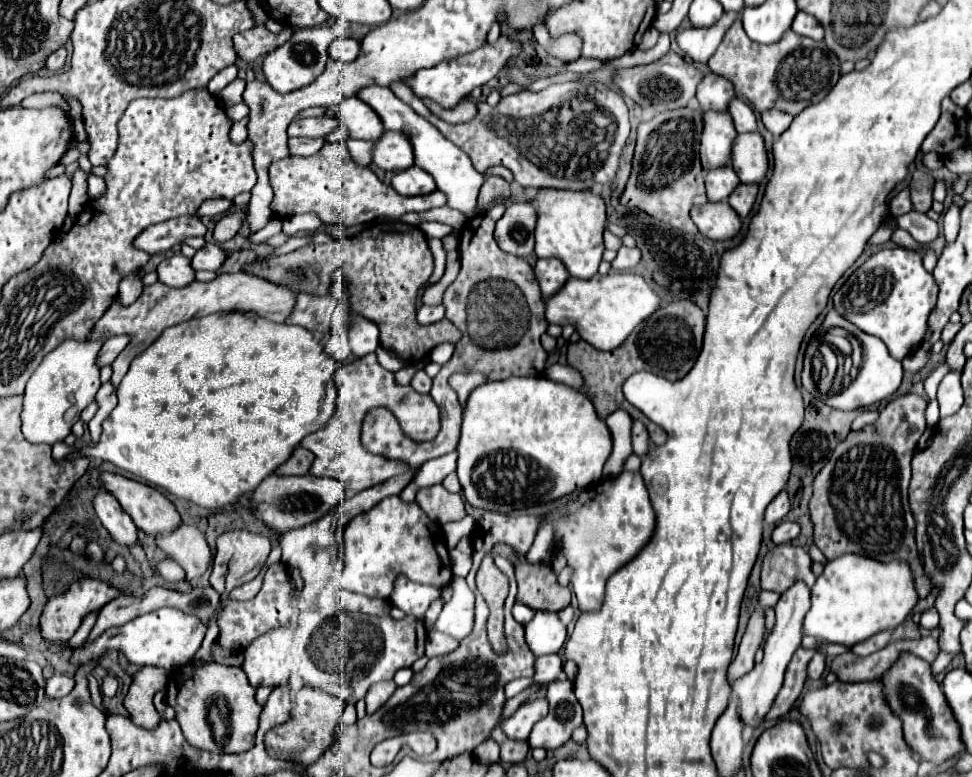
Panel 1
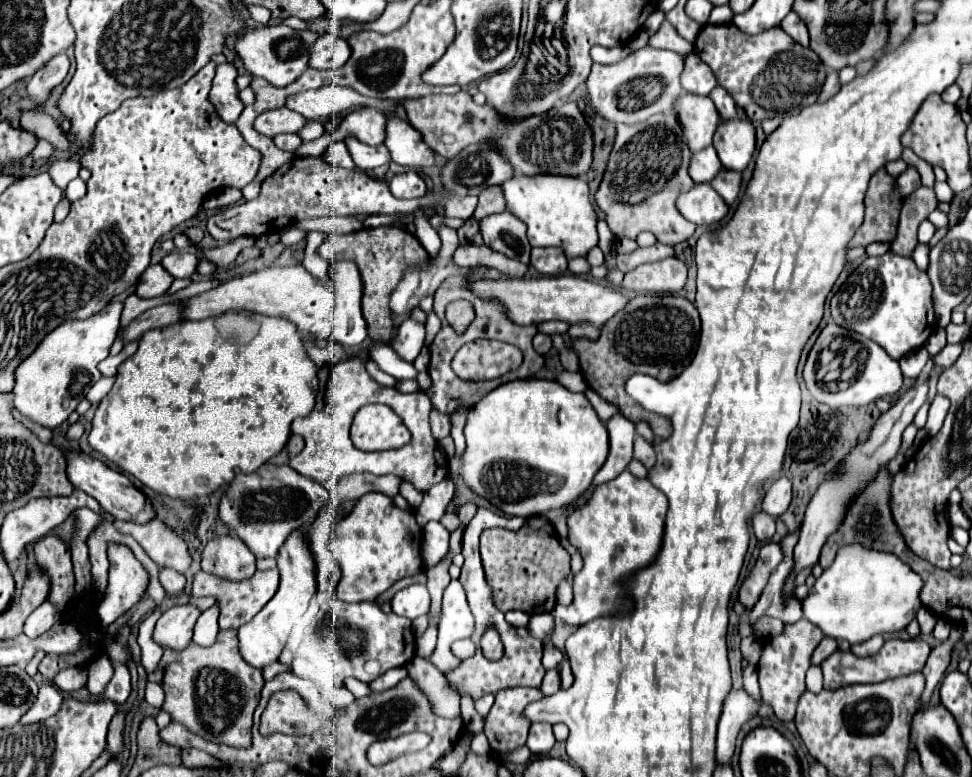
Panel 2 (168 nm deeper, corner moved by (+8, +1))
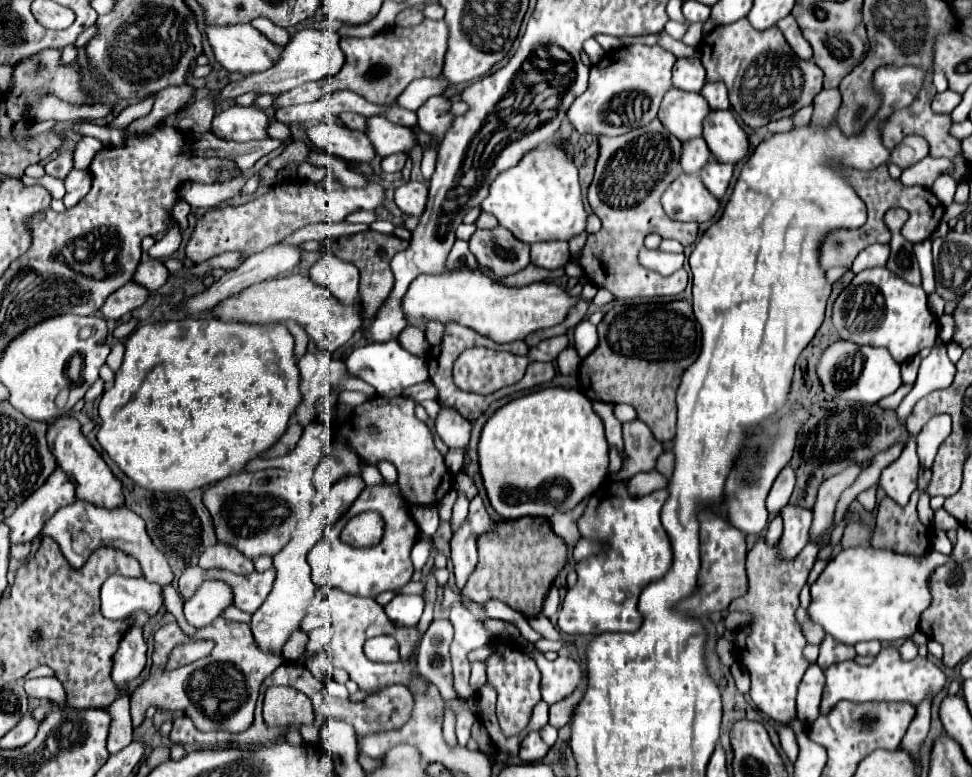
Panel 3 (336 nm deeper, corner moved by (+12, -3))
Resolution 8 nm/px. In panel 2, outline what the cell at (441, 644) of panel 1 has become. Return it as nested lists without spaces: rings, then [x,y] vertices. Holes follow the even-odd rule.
[[[458,640],[452,644],[452,652],[454,652],[454,656],[466,660],[476,652],[476,644],[472,640]]]

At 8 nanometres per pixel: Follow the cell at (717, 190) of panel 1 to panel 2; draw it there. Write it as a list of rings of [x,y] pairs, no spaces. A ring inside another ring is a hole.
[[[708,146],[708,148],[692,154],[688,174],[692,176],[694,182],[712,182],[716,172],[720,172],[720,168],[722,168],[722,164],[720,164],[716,150],[712,146]]]

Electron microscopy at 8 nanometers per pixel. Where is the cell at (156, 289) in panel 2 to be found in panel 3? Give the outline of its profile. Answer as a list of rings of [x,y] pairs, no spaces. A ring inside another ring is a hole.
[[[128,282],[120,290],[116,290],[112,296],[108,296],[108,300],[100,308],[100,312],[104,314],[104,318],[118,320],[120,316],[140,308],[148,300],[148,296],[150,296],[148,288],[140,288],[140,284]]]

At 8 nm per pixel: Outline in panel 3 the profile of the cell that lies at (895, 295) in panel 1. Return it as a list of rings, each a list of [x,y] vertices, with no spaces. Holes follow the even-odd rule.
[[[886,266],[862,270],[852,278],[834,302],[832,322],[840,338],[856,344],[888,348],[898,364],[910,360],[922,348],[932,346],[938,336],[938,320],[928,308],[928,294],[922,286],[900,280],[900,276],[894,276]]]

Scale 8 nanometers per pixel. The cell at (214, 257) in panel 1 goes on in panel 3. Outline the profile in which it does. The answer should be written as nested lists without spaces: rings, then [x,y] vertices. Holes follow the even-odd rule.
[[[150,258],[148,262],[142,262],[134,274],[134,282],[146,286],[148,290],[158,290],[160,286],[166,284],[168,278],[170,278],[170,272],[164,266],[164,262],[154,258]]]

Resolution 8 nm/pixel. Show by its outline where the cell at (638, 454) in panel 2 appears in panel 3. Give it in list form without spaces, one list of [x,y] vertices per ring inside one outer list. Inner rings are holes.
[[[664,450],[664,454],[660,454],[660,458],[656,460],[656,470],[662,474],[662,476],[670,476],[672,474],[672,468],[674,468],[674,456],[672,456],[672,450]]]

